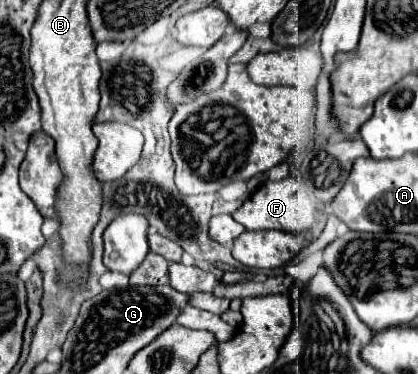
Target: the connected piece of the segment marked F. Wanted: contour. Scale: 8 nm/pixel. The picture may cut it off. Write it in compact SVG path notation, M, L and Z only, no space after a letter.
M291 176L283 180L267 180L243 206L233 214L247 230L283 230L301 234L309 230L317 218L317 202L305 192L303 184Z

